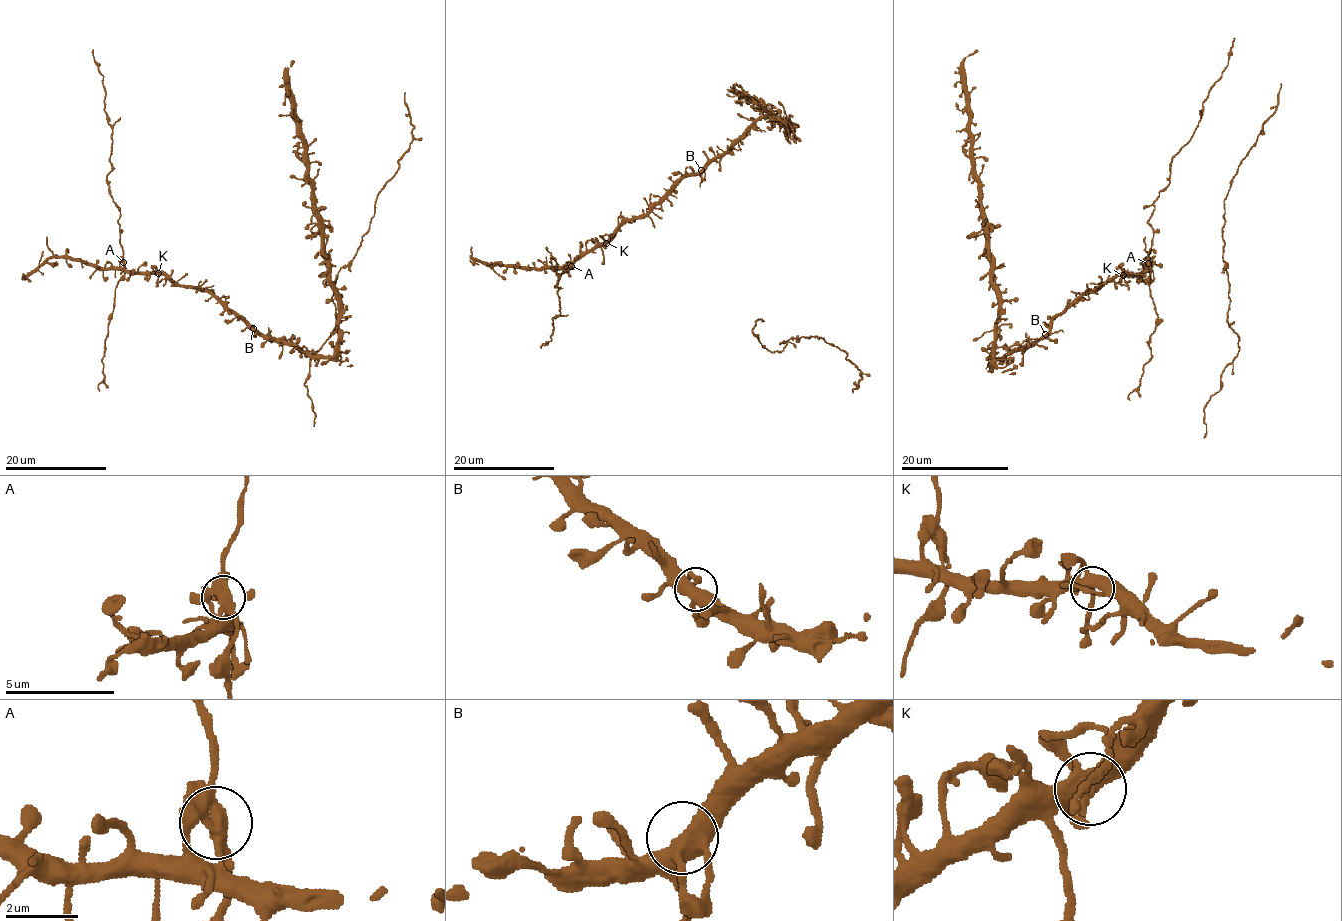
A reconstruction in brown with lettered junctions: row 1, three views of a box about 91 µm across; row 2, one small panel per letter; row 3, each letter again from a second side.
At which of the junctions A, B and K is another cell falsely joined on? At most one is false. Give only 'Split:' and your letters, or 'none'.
Split: none

